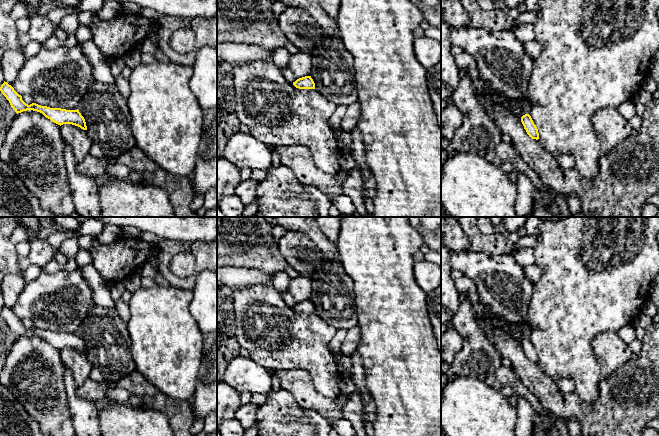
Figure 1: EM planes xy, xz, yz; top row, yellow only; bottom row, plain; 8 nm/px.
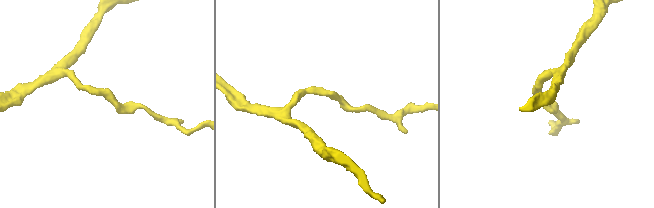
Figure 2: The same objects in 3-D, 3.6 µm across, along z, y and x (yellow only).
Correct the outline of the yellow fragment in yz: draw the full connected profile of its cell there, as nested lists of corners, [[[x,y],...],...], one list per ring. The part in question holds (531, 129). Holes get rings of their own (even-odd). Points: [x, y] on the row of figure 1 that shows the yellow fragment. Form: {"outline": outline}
{"outline": [[[529,114],[523,115],[521,117],[521,122],[529,137],[531,137],[532,139],[538,140],[539,139],[538,129],[534,124],[531,116]]]}

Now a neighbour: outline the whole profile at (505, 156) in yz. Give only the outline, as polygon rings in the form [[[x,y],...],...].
[[[501,142],[483,157],[506,173],[515,170],[525,174],[536,189],[547,192],[553,200],[561,195],[544,184],[539,175],[522,159],[513,144]]]

